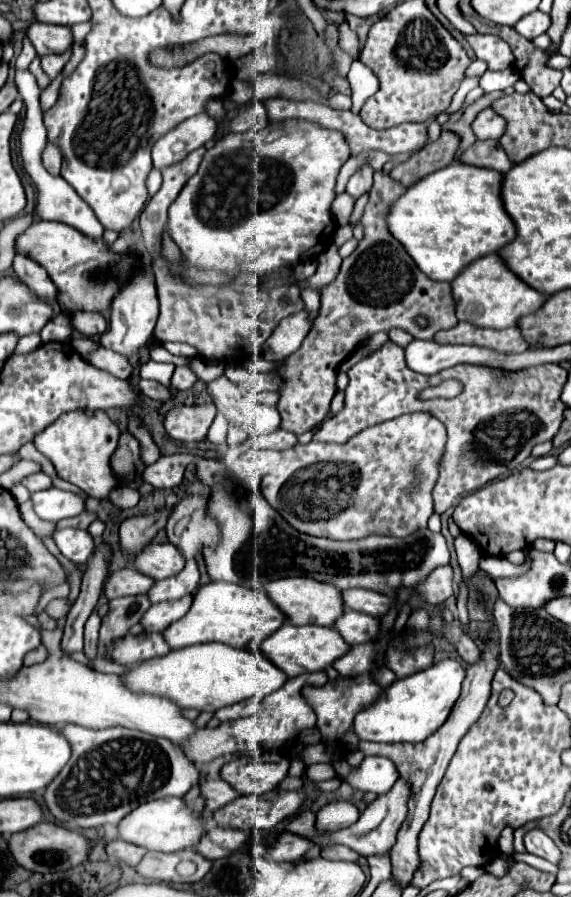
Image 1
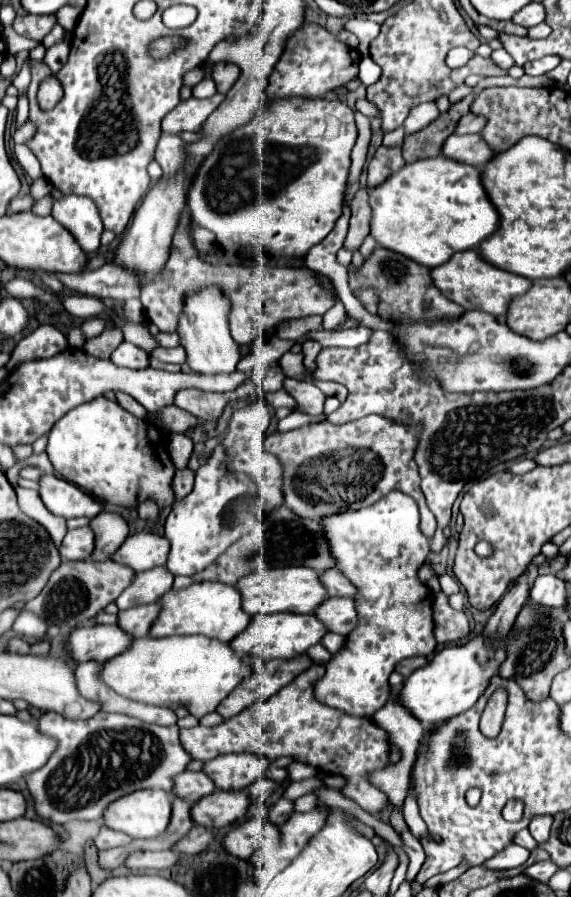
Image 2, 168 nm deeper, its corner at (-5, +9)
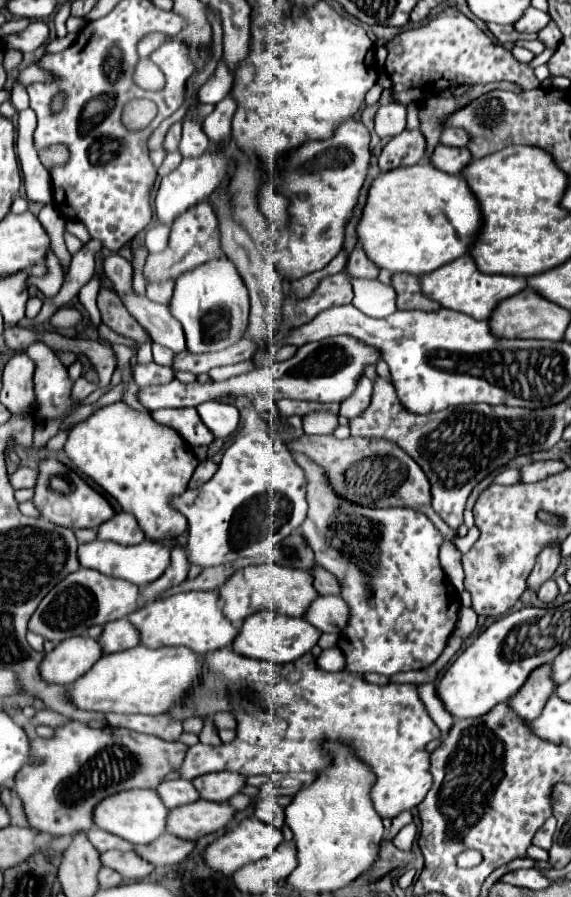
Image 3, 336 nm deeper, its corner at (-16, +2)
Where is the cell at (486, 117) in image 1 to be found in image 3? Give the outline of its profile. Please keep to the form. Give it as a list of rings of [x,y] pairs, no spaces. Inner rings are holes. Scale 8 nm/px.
[[[444,129],[440,143],[442,145],[452,145],[452,147],[466,147],[468,145],[468,133],[464,129]]]

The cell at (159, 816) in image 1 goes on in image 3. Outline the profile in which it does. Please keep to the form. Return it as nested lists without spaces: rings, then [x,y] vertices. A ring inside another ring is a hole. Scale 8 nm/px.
[[[140,789],[140,791],[122,791],[120,795],[112,795],[112,799],[104,799],[104,803],[96,807],[92,819],[96,827],[112,835],[118,835],[134,845],[146,845],[164,833],[166,817],[168,809],[160,801],[158,793],[152,789]]]

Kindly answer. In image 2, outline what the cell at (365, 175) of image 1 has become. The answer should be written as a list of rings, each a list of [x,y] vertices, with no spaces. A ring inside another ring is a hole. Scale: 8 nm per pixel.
[[[359,186],[355,192],[355,198],[351,202],[351,224],[349,234],[345,240],[345,248],[351,252],[357,250],[363,242],[363,238],[369,234],[369,220],[371,220],[371,208],[369,208],[369,190]]]

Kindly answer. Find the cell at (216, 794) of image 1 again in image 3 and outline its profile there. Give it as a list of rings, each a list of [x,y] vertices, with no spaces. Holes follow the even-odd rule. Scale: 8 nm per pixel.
[[[186,779],[164,781],[164,783],[160,783],[160,787],[156,791],[168,809],[174,809],[174,807],[200,799],[198,791],[192,787],[192,781],[186,781]]]

